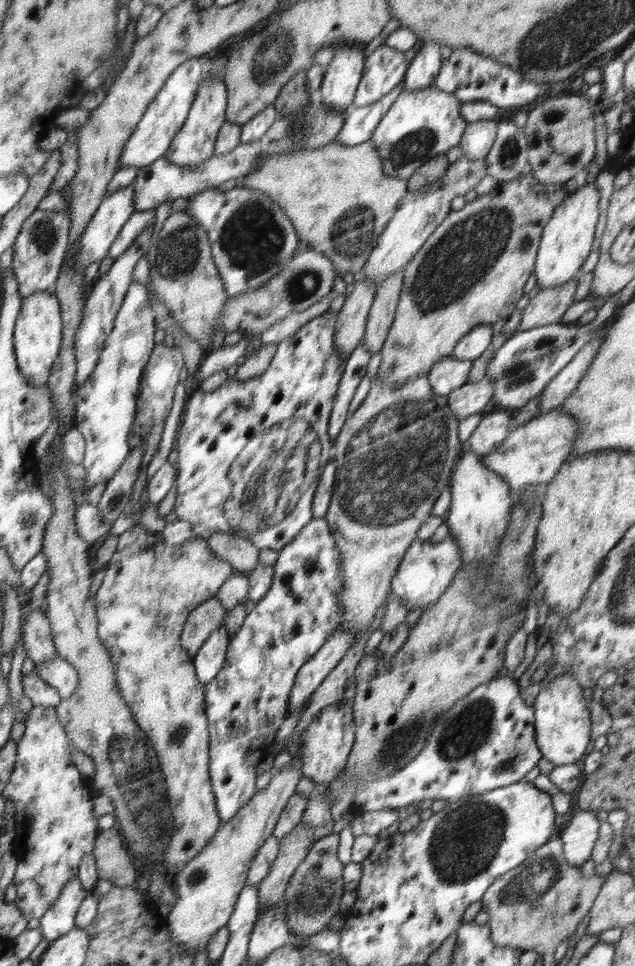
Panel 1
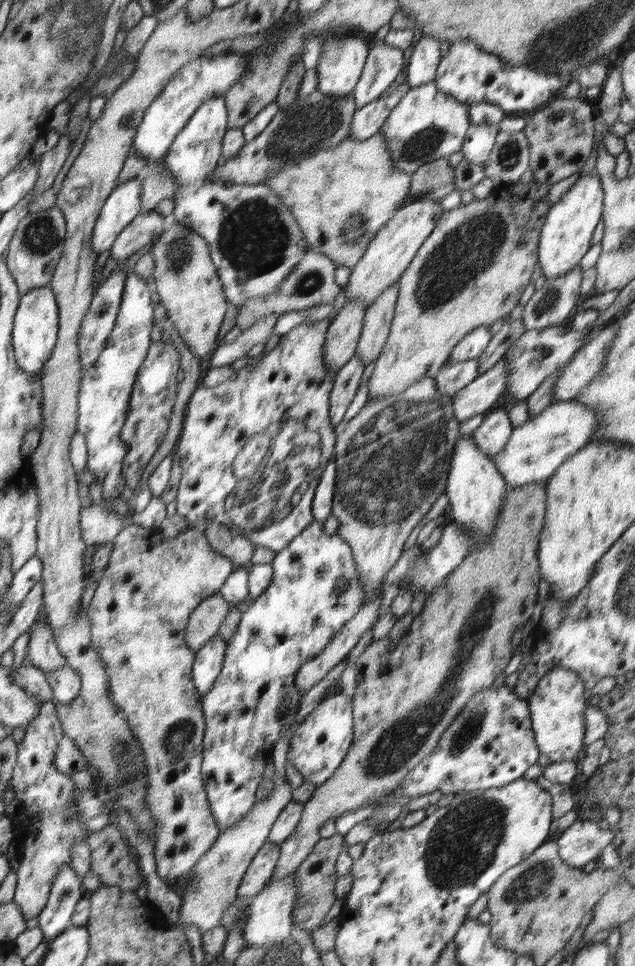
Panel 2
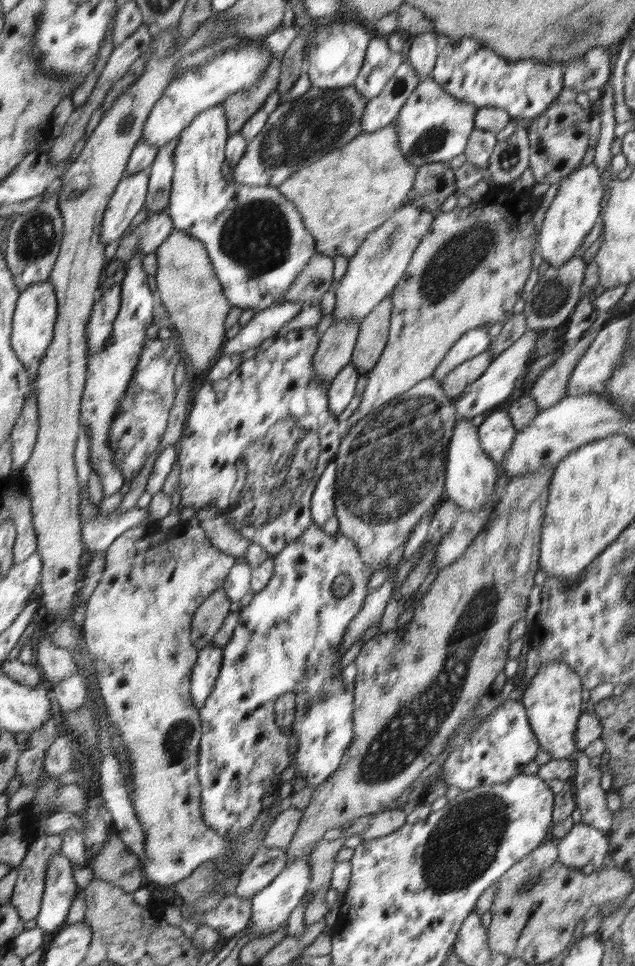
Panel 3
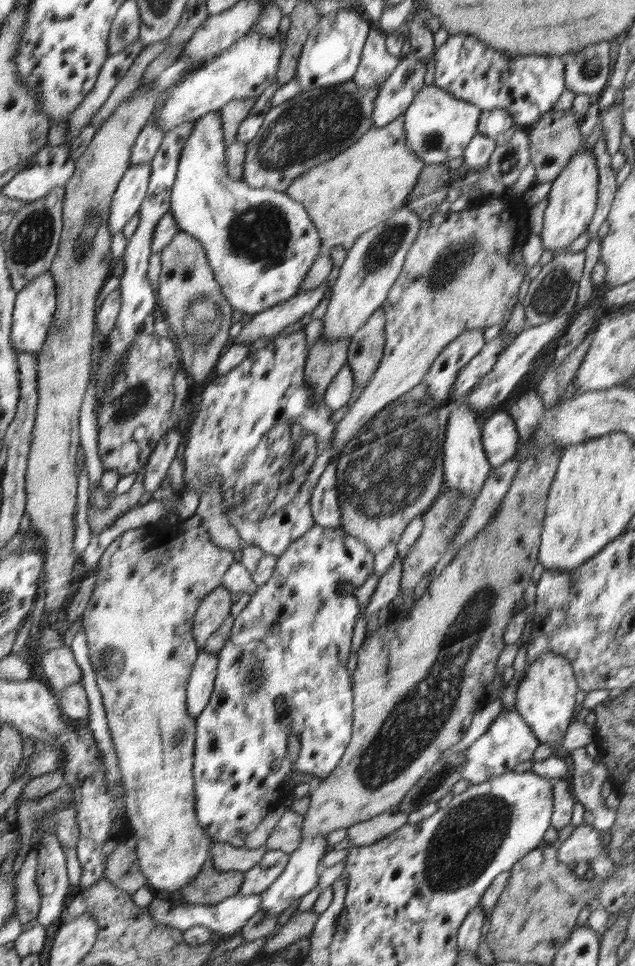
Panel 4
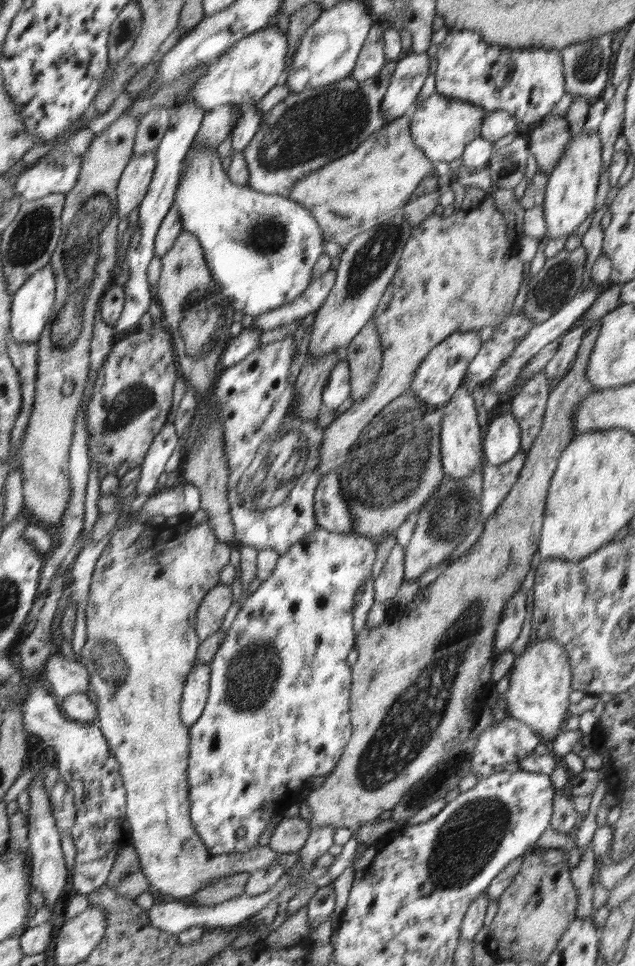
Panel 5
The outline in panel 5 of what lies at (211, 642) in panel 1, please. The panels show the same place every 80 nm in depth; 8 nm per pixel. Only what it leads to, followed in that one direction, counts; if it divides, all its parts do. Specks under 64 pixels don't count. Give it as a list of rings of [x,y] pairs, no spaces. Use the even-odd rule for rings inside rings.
[[[209,662],[197,664],[194,671],[187,676],[183,691],[181,716],[188,729],[198,722],[210,698],[210,678],[212,668]]]

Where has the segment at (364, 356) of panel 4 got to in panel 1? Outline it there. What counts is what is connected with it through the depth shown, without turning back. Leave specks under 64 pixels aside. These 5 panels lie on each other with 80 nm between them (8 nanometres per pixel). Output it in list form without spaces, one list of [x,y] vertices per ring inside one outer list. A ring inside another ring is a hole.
[[[403,272],[393,273],[377,288],[363,336],[363,347],[370,350],[371,355],[381,350],[393,323],[404,284]]]

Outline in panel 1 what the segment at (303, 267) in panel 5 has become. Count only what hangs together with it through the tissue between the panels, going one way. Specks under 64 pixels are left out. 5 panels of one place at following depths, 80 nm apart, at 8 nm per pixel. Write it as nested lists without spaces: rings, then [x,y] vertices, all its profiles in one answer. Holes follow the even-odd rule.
[[[213,74],[205,76],[204,81],[199,86],[199,94],[196,95],[195,102],[192,103],[187,119],[176,133],[171,148],[165,155],[172,164],[198,166],[215,154],[216,139],[227,119],[224,118],[224,114],[227,114],[226,94],[229,94],[229,92],[226,82],[222,81],[222,77],[213,76]],[[236,186],[231,191],[220,191],[218,187],[207,188],[189,196],[188,208],[185,210],[190,212],[206,231],[214,265],[221,273],[230,299],[264,287],[268,281],[275,279],[275,276],[284,271],[284,267],[294,259],[301,242],[301,238],[295,232],[295,226],[288,220],[283,208],[258,189]]]

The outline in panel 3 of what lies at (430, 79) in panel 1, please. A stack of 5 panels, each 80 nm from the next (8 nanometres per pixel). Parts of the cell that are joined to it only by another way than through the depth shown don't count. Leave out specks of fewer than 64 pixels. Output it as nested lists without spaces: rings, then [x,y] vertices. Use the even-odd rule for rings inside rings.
[[[430,32],[420,33],[411,38],[405,51],[406,59],[412,63],[420,82],[432,78],[431,72],[435,68],[436,57],[440,52],[436,42],[436,36],[432,36]]]

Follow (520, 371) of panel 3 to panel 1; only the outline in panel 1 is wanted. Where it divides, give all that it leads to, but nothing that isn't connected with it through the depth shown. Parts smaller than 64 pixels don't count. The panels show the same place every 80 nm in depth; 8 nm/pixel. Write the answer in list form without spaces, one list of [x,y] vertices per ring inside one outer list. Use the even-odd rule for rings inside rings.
[[[489,376],[476,383],[466,383],[446,395],[447,404],[457,419],[463,419],[471,414],[477,418],[490,404],[494,394],[494,385]]]

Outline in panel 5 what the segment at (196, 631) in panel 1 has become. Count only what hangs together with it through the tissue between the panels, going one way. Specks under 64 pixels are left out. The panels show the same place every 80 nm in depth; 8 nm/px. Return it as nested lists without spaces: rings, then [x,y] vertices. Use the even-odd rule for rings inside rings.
[[[220,584],[208,591],[203,604],[200,607],[200,624],[195,624],[196,628],[200,628],[200,640],[207,639],[208,636],[214,635],[219,630],[228,608],[232,606],[232,589],[229,585]]]

